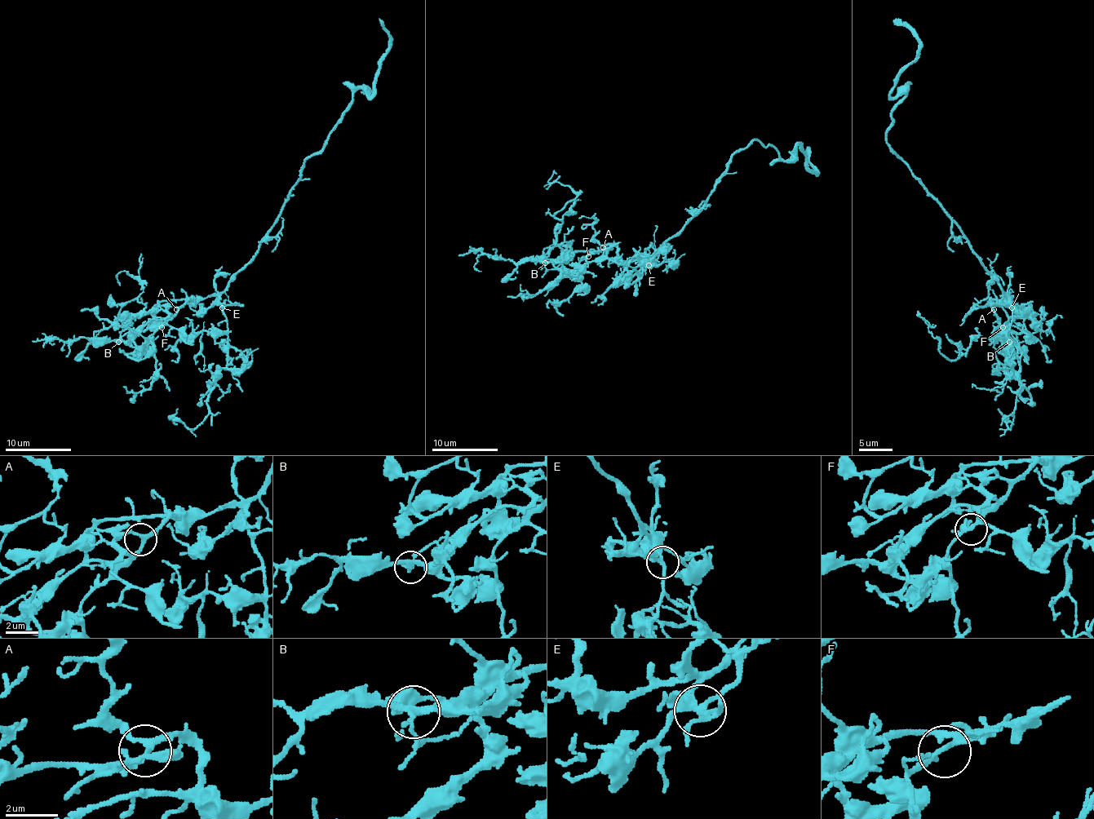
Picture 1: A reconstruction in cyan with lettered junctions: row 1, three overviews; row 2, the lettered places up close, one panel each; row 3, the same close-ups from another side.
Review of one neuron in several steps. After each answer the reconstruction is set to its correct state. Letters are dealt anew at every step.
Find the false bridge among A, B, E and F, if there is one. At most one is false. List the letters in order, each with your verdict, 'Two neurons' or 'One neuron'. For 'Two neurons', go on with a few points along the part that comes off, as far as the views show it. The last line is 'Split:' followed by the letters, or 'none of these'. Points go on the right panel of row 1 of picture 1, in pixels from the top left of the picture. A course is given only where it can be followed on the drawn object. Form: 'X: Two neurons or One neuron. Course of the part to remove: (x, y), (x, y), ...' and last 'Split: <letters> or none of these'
A: One neuron
B: One neuron
E: One neuron
F: One neuron
Split: none of these

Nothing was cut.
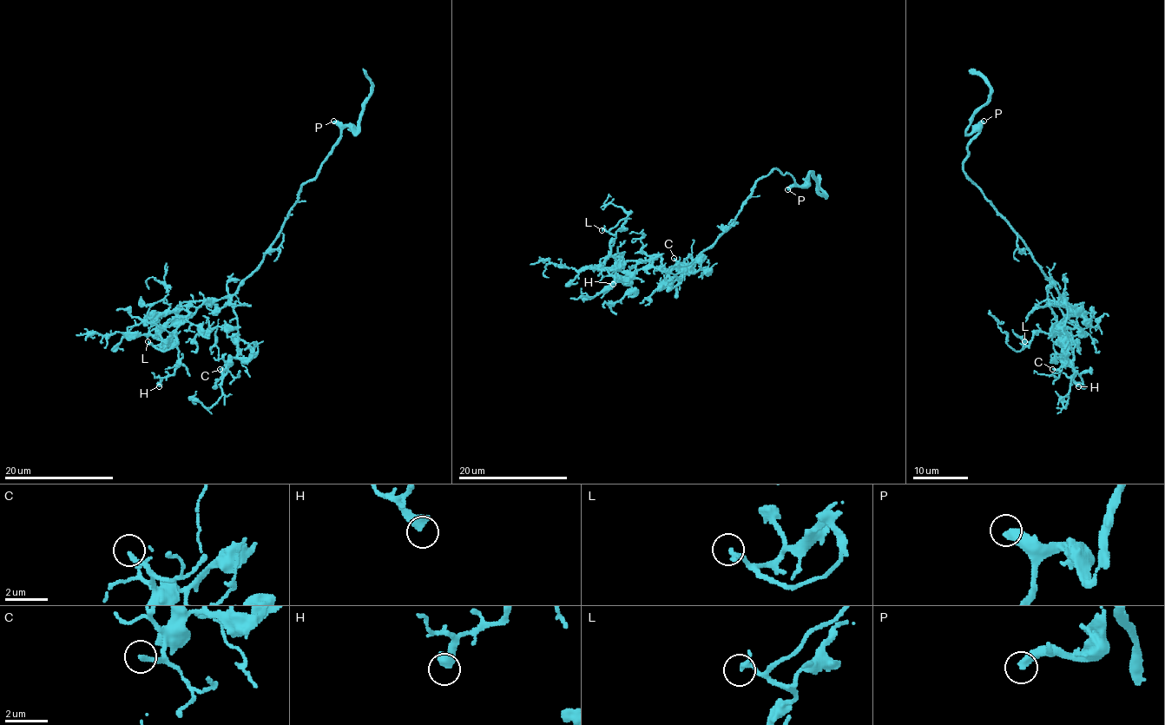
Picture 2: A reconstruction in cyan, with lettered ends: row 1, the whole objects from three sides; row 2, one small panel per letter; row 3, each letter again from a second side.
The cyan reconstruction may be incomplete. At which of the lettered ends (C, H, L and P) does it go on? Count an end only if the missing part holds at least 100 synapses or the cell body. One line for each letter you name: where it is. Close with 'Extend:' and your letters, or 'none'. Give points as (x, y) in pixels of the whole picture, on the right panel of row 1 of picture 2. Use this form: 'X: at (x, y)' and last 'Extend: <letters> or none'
P: at (983, 121)
Extend: P

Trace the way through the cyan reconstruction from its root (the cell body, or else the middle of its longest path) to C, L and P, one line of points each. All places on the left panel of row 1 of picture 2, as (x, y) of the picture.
C: (266, 251), (262, 262), (231, 298), (238, 320), (238, 353), (226, 369), (220, 369)
L: (266, 251), (233, 294), (207, 300), (190, 315), (176, 315), (155, 332), (161, 339), (159, 344), (148, 341)
P: (266, 251), (297, 201), (298, 191), (316, 175), (321, 161), (339, 137), (340, 128), (333, 121)

